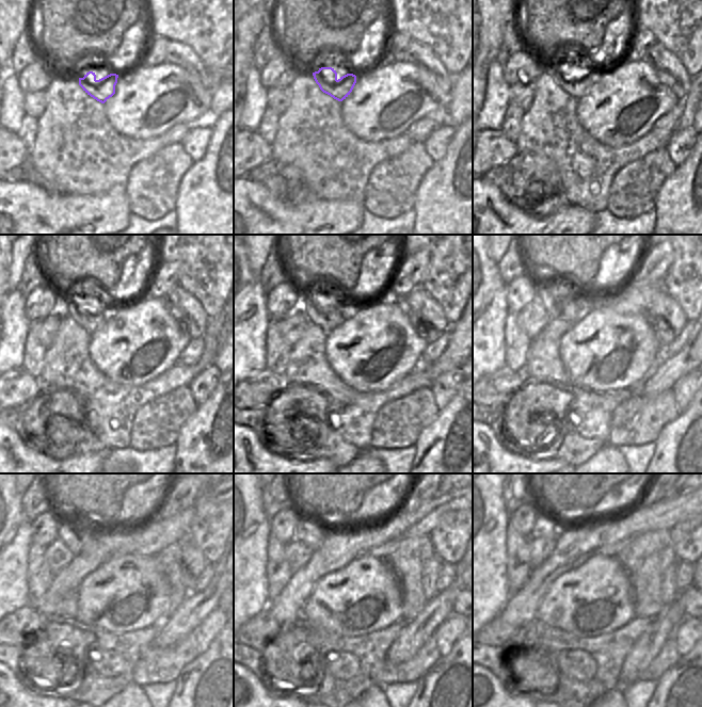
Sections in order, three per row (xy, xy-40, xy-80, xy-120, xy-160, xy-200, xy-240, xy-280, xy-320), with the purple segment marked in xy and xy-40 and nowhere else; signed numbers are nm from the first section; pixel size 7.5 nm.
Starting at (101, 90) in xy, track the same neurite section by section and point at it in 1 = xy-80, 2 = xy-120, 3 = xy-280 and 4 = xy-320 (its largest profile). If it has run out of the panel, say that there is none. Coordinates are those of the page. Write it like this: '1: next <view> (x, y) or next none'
1: next xy-80 (567, 76)
2: next xy-120 (91, 317)
3: next xy-280 (308, 531)
4: next xy-320 (545, 527)

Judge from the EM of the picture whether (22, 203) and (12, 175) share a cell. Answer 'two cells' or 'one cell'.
two cells

